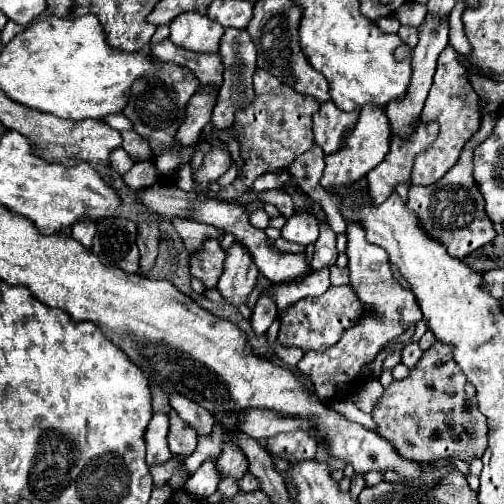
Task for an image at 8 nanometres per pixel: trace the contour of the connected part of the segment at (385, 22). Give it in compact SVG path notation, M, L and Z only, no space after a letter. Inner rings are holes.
M394 15L380 17L380 19L376 19L374 23L376 23L376 27L380 27L384 33L396 33L398 27L400 27L400 23L398 23L398 19L396 19Z

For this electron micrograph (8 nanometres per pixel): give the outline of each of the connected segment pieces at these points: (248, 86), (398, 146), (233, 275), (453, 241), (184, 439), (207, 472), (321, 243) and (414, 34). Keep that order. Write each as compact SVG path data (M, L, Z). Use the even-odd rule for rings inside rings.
M226 29L220 39L220 55L224 63L224 83L218 93L218 103L214 107L212 125L214 129L230 129L234 125L236 111L250 105L254 101L254 87L252 87L252 73L256 71L256 47L246 31L240 29Z
M421 121L410 139L391 138L390 151L384 157L384 161L366 175L368 195L372 199L372 205L384 203L394 193L396 185L410 183L416 155L425 151L430 145L427 126Z
M234 243L228 249L226 261L224 261L224 273L218 281L218 291L224 297L224 301L234 305L246 319L252 313L246 301L256 287L256 277L258 277L258 267L254 265L252 257L242 245Z
M496 113L484 115L480 131L472 135L470 143L466 143L466 147L462 149L458 163L444 175L442 181L438 181L434 185L426 185L426 187L410 185L410 189L408 189L406 205L418 217L424 233L430 235L434 241L442 243L444 247L448 247L448 253L458 259L464 259L466 255L470 255L472 251L476 251L478 247L486 245L488 241L492 241L496 237L492 221L488 219L488 215L484 211L484 197L472 179L472 151L474 151L476 143L482 143L482 139L486 139L486 135L490 135L490 131L494 129L494 119L496 119Z
M174 411L168 413L170 417L170 431L168 431L168 445L172 453L178 455L192 455L196 449L196 431L182 421Z
M212 459L204 461L198 471L186 481L186 491L194 497L206 499L210 497L218 487L218 471L216 471L216 463Z
M318 219L318 223L320 223L320 237L318 237L318 241L314 243L314 259L312 259L312 267L314 269L320 269L320 267L332 267L334 263L336 263L336 257L338 257L338 251L336 251L336 233L330 229L330 225L328 223L322 223L320 219Z
M400 27L398 37L400 37L408 47L414 47L414 45L418 43L418 29L416 29L416 27L406 27L404 30L401 30Z

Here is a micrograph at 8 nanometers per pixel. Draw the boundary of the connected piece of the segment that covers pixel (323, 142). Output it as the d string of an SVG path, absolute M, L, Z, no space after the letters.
M326 101L320 105L320 111L314 115L314 143L322 147L326 155L342 149L346 135L354 129L354 123L358 121L358 111L344 113L338 109L332 101Z

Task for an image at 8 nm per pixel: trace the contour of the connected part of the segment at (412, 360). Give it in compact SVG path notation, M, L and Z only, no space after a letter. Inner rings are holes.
M414 341L414 343L408 343L404 349L402 349L402 361L406 367L414 367L418 363L418 359L422 357L422 349L420 345Z

